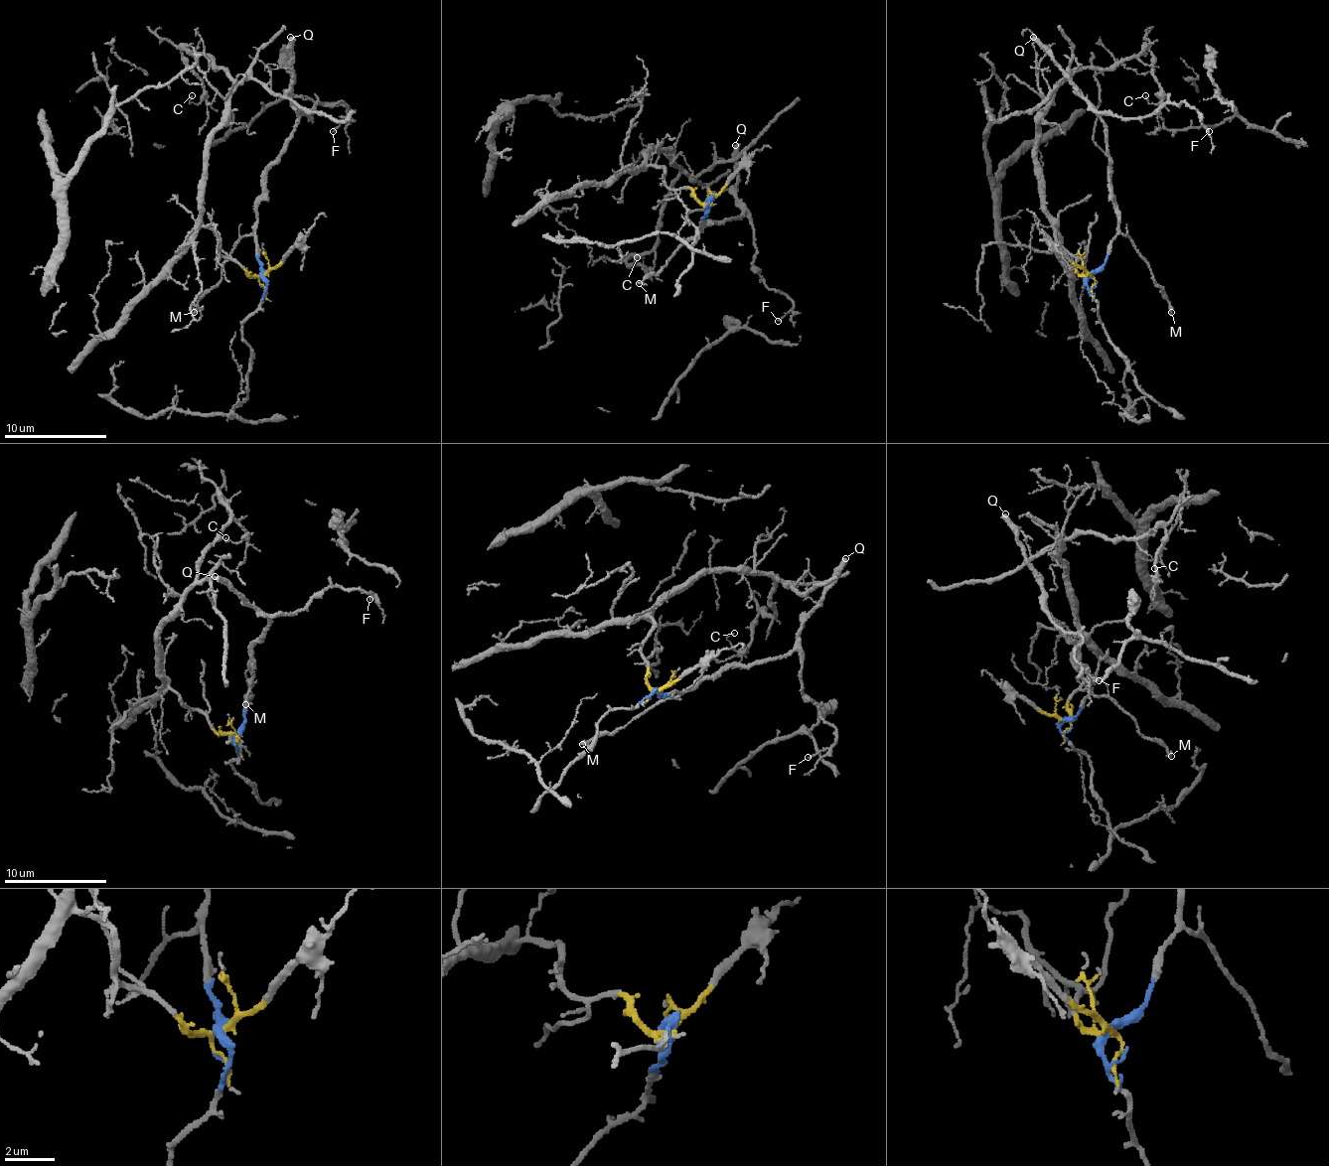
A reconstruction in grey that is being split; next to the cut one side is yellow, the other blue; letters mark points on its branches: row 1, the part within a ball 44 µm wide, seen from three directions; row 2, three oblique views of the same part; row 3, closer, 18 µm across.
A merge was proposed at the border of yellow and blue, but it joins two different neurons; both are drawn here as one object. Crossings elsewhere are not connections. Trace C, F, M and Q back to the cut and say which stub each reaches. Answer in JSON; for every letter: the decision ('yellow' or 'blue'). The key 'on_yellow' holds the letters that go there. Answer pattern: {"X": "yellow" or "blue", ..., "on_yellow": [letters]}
{"C": "yellow", "F": "blue", "M": "blue", "Q": "blue", "on_yellow": ["C"]}

